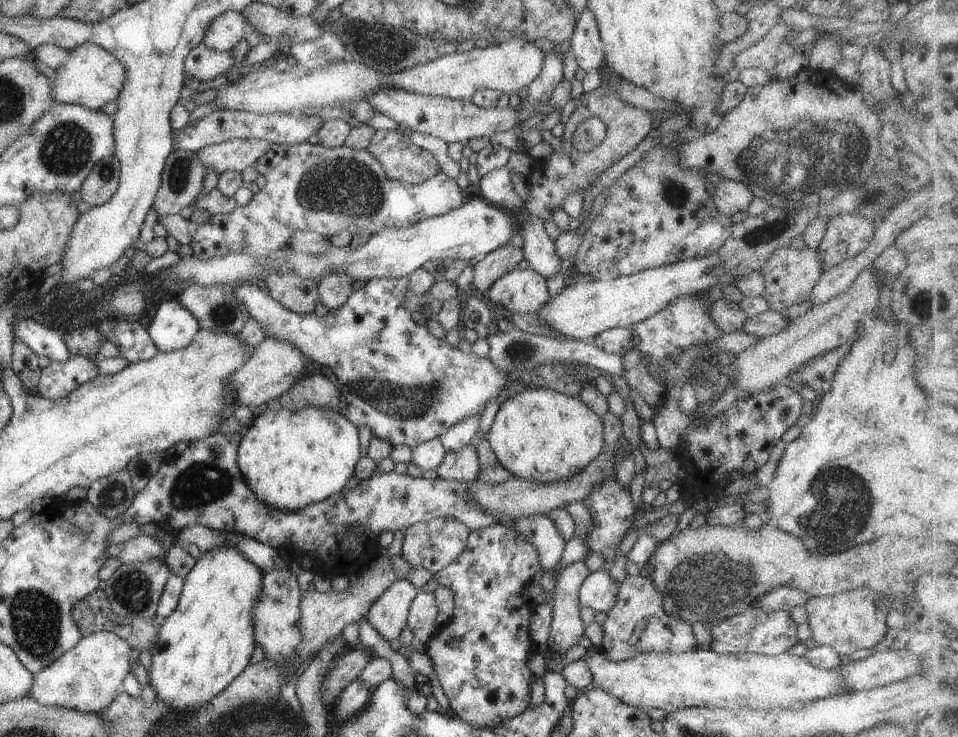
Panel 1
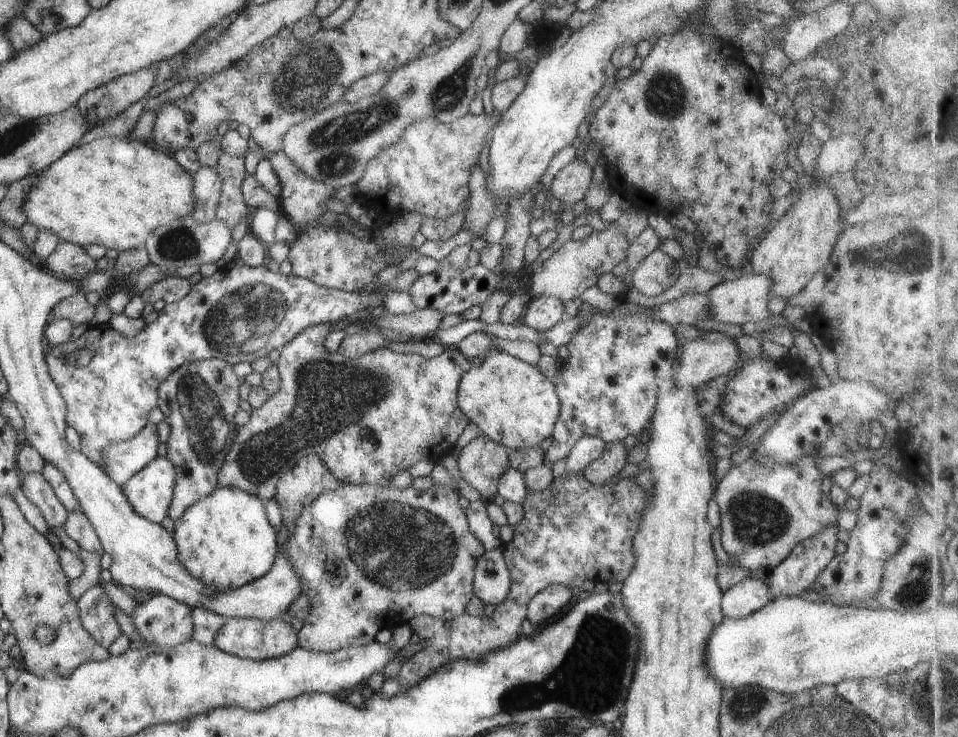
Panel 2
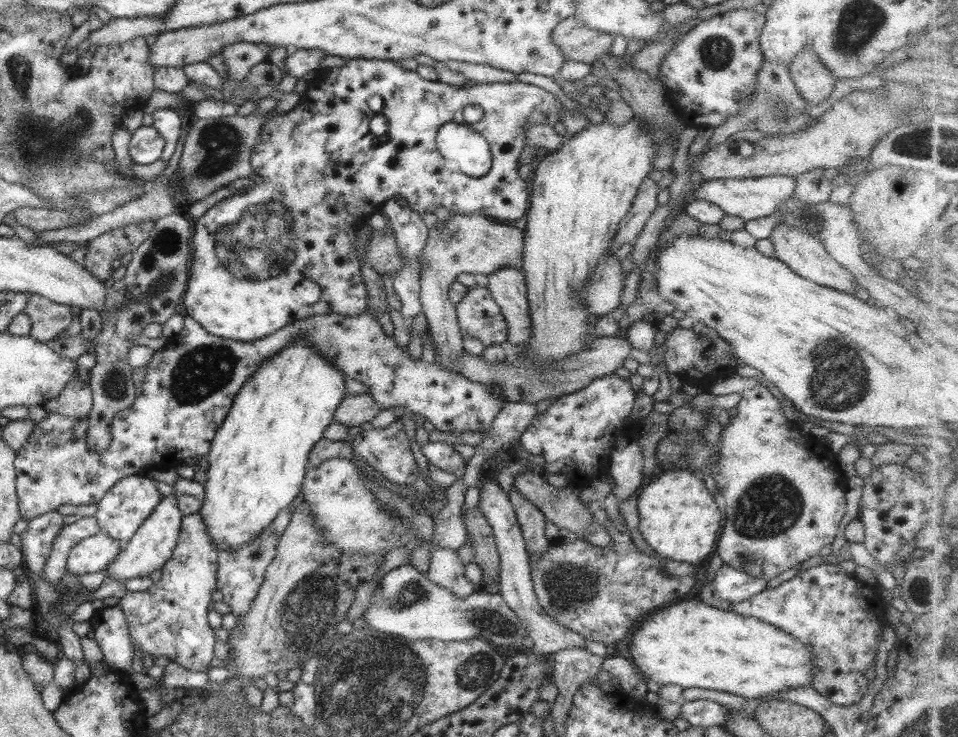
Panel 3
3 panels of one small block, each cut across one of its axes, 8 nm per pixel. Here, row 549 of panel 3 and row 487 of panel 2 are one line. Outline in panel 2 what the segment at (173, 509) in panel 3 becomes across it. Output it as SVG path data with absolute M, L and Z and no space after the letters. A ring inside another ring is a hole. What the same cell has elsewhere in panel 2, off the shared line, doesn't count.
M156 456L121 486L130 508L148 522L160 524L167 515L176 470L164 456Z

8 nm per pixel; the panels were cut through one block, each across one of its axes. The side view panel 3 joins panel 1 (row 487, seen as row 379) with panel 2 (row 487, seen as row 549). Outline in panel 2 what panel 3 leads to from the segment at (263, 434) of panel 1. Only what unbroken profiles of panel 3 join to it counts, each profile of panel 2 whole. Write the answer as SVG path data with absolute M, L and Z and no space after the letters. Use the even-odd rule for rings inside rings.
M232 486L215 488L209 496L189 506L174 522L172 538L178 562L193 578L199 578L217 592L235 590L265 574L279 545L275 543L277 532L265 517L264 504L257 496Z

